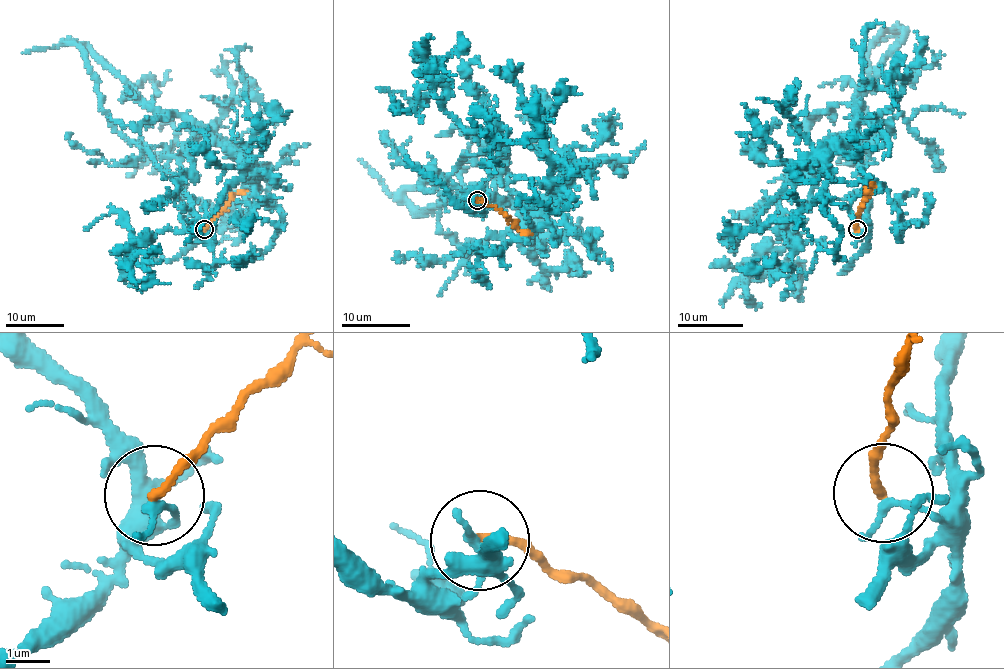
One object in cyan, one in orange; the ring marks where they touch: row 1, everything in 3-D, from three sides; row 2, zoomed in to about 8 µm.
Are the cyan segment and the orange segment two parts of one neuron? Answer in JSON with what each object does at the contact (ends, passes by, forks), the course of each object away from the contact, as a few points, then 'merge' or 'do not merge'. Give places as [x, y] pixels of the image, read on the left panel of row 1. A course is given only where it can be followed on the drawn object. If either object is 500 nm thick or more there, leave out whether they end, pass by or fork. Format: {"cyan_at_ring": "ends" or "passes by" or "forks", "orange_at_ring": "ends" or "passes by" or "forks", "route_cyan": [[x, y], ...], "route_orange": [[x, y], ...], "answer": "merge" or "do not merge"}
{"cyan_at_ring": "ends", "orange_at_ring": "ends", "route_cyan": [[204, 230], [182, 201], [180, 161], [145, 149], [197, 222], [129, 247], [125, 258], [152, 277], [134, 288]], "route_orange": [[204, 228], [227, 201], [247, 190]], "answer": "do not merge"}

